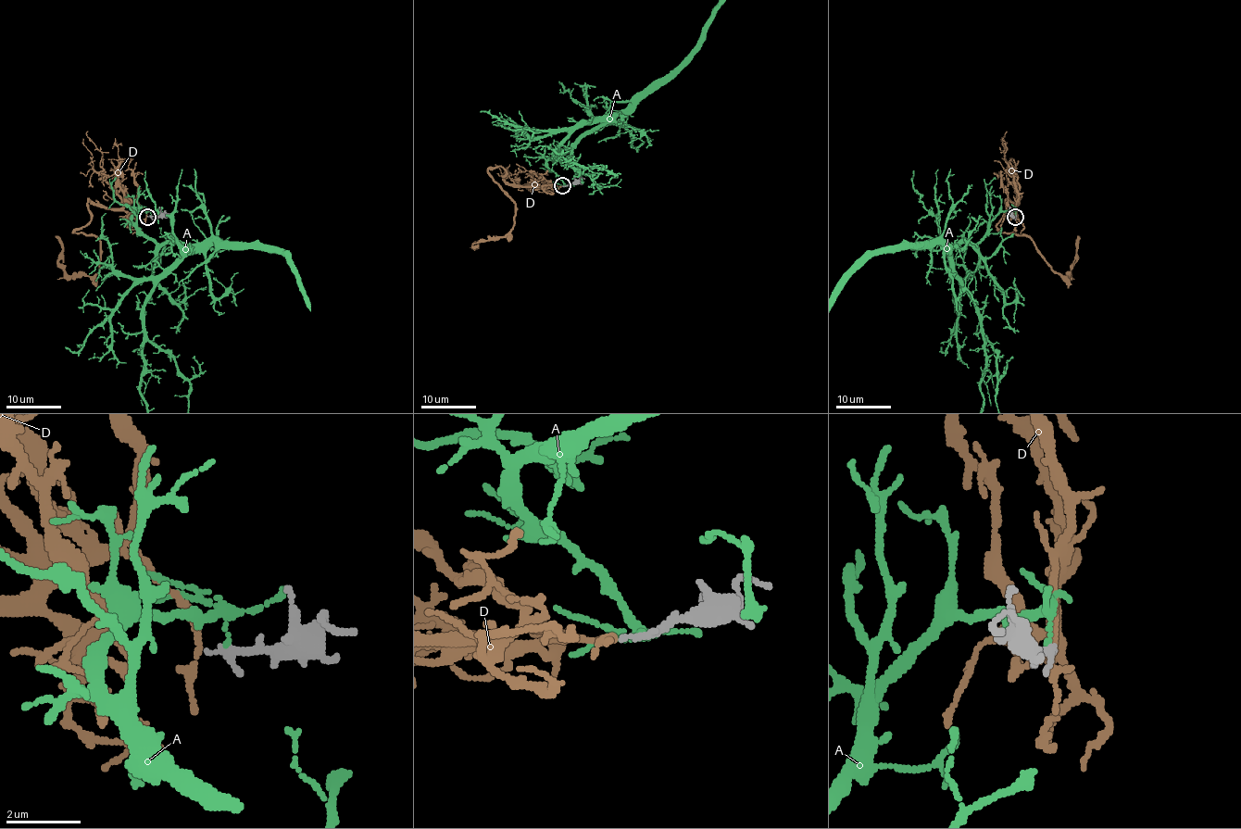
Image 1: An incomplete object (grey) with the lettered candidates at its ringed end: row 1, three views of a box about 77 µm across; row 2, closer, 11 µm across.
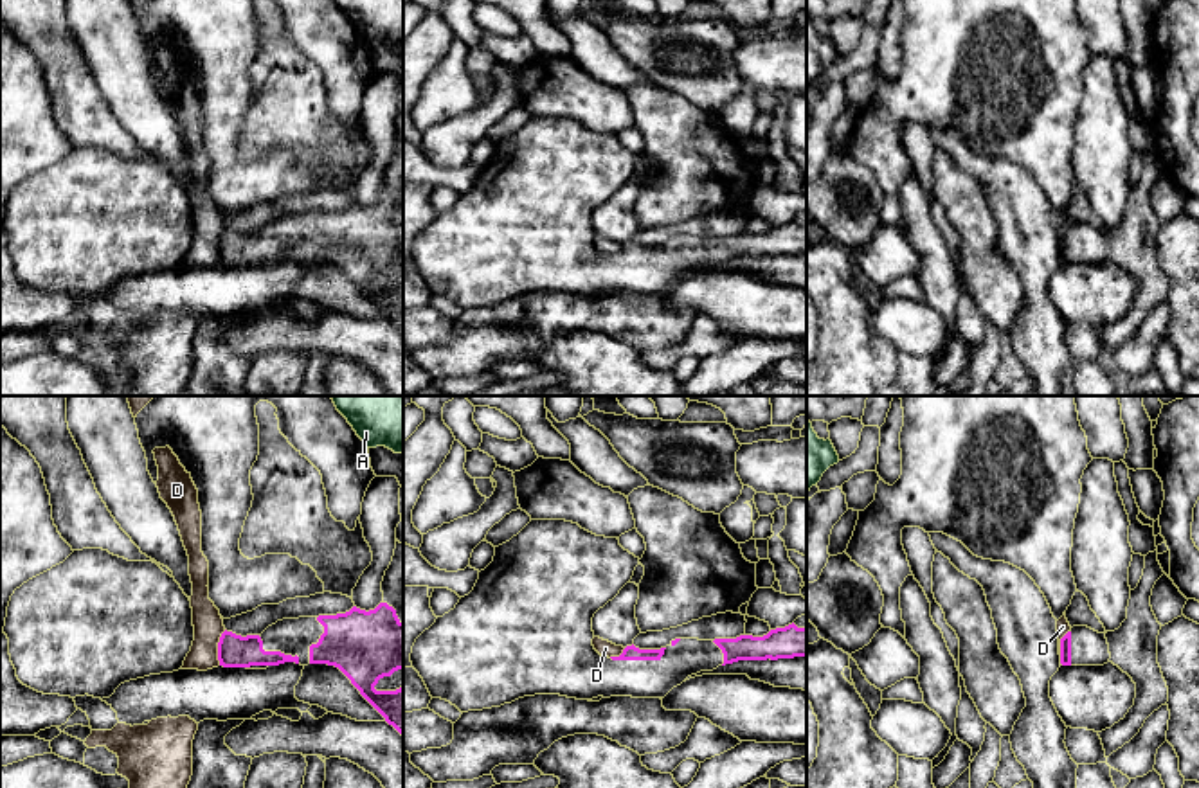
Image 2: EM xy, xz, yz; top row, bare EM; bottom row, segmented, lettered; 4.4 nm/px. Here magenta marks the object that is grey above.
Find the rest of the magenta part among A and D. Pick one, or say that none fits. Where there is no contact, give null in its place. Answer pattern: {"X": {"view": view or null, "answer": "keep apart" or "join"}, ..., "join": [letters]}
{"A": {"view": null, "answer": "keep apart"}, "D": {"view": "xy", "answer": "keep apart"}, "join": []}

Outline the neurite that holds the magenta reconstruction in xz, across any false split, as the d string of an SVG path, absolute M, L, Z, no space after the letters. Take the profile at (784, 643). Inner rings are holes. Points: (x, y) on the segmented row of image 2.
M531 520L509 542L495 547L493 561L479 572L473 590L461 597L454 610L437 617L414 642L410 662L432 698L455 705L461 712L511 703L524 696L560 694L576 700L598 696L664 698L688 676L713 671L738 660L778 660L807 657L807 628L794 622L771 630L763 637L736 639L675 639L661 649L627 646L619 657L601 657L594 646L592 617L630 583L639 558L619 545L618 538L596 536L565 520Z

